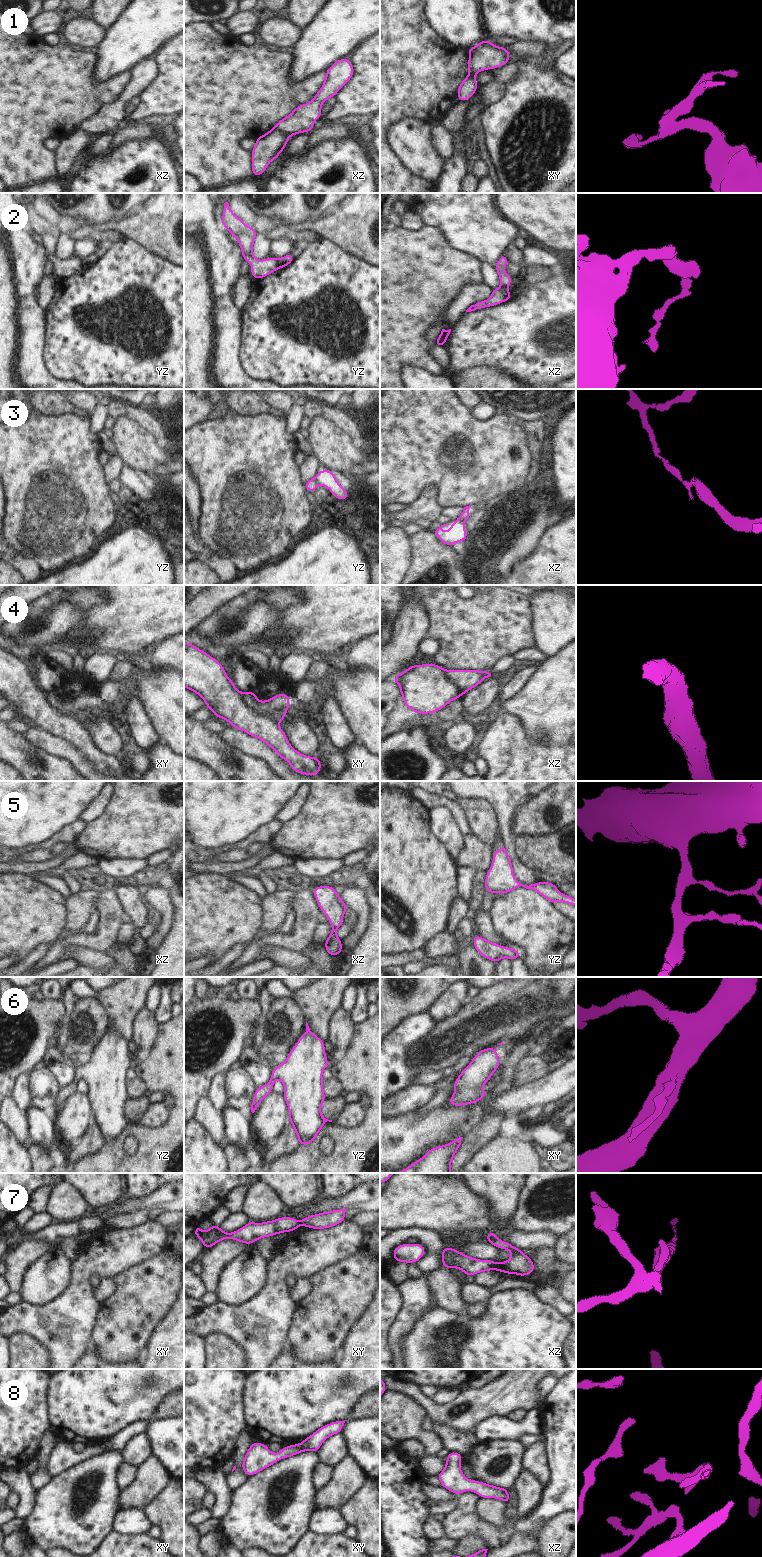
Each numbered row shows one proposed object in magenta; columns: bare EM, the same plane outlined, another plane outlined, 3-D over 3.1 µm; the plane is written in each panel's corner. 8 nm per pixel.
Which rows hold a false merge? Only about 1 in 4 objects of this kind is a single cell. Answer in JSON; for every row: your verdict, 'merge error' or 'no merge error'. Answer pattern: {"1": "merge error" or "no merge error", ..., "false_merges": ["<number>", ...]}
{"1": "merge error", "2": "merge error", "3": "merge error", "4": "merge error", "5": "no merge error", "6": "no merge error", "7": "merge error", "8": "no merge error", "false_merges": ["1", "2", "3", "4", "7"]}

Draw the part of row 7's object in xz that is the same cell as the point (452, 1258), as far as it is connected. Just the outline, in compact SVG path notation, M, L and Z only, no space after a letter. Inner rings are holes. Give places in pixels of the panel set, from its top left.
M444 1247L441 1252L443 1261L442 1267L460 1269L467 1276L473 1276L479 1272L494 1270L496 1263L494 1260L480 1260L462 1254L454 1248Z

